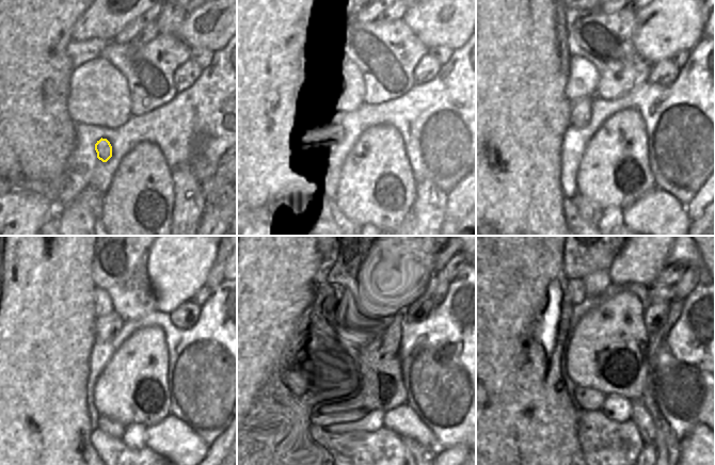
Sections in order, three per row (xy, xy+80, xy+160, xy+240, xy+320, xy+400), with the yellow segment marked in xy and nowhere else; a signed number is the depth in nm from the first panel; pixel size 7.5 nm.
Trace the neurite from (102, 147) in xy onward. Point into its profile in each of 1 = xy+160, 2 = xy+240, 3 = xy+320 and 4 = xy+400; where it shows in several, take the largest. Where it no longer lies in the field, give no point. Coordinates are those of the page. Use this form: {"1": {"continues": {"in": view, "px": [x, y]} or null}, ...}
{"1": {"continues": {"in": "xy+160", "px": [578, 109]}}, "2": {"continues": {"in": "xy+240", "px": [107, 327]}}, "3": {"continues": {"in": "xy+320", "px": [359, 307]}}, "4": {"continues": {"in": "xy+400", "px": [599, 283]}}}

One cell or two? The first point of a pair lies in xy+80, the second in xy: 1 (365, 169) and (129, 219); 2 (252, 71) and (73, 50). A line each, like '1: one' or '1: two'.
1: one
2: two

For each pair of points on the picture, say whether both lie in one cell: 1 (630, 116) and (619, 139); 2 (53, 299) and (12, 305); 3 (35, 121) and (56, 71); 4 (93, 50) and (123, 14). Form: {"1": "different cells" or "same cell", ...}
{"1": "same cell", "2": "same cell", "3": "same cell", "4": "different cells"}

